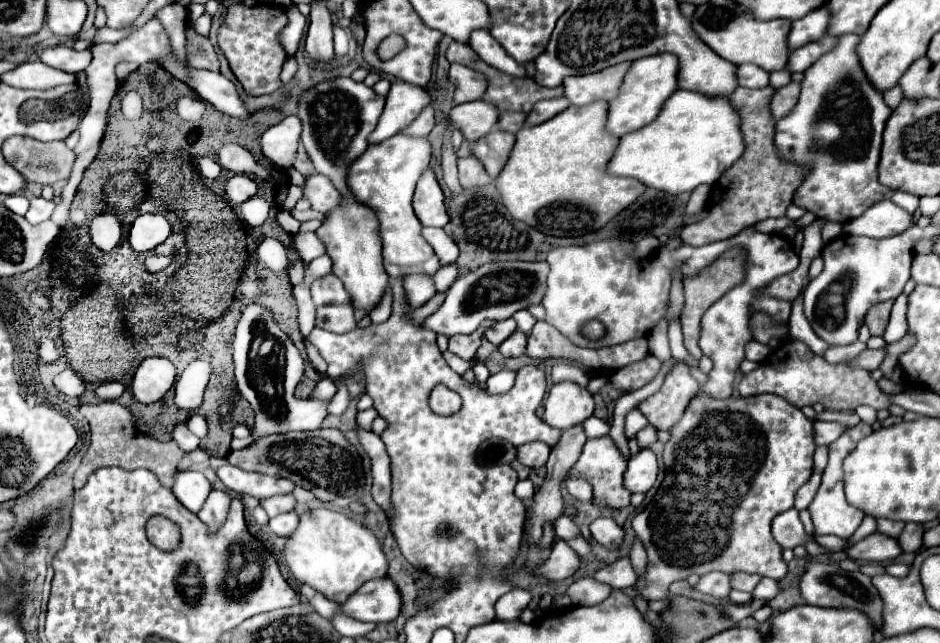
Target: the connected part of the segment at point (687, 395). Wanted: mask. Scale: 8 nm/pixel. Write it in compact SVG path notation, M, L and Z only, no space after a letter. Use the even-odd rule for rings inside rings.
M676 363L668 371L660 391L640 401L638 409L648 421L652 421L652 425L658 425L658 429L668 431L680 421L690 399L698 393L700 383L694 381L694 377L690 375L690 367L686 363Z

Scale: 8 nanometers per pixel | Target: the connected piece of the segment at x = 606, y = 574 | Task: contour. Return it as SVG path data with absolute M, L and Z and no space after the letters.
M628 557L618 559L612 565L600 569L594 575L594 579L600 581L600 583L610 585L612 589L628 589L628 587L634 587L636 581L638 581L638 577L636 577L636 573L634 573Z

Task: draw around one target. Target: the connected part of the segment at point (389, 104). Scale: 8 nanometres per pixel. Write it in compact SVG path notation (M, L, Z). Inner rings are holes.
M394 81L386 97L384 113L380 115L376 129L368 135L368 145L382 143L384 139L402 133L428 103L430 93L426 89L404 81Z

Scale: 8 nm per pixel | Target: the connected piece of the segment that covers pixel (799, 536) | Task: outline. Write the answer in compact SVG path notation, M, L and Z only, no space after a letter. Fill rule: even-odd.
M788 509L786 513L774 517L771 525L772 535L778 541L778 545L794 549L796 545L804 545L810 557L816 555L830 555L832 551L814 543L810 535L806 535L800 519L798 519L798 511L796 509Z

